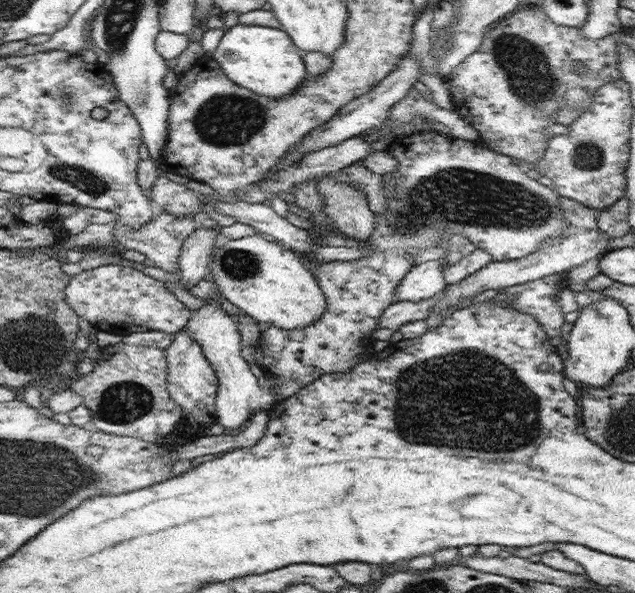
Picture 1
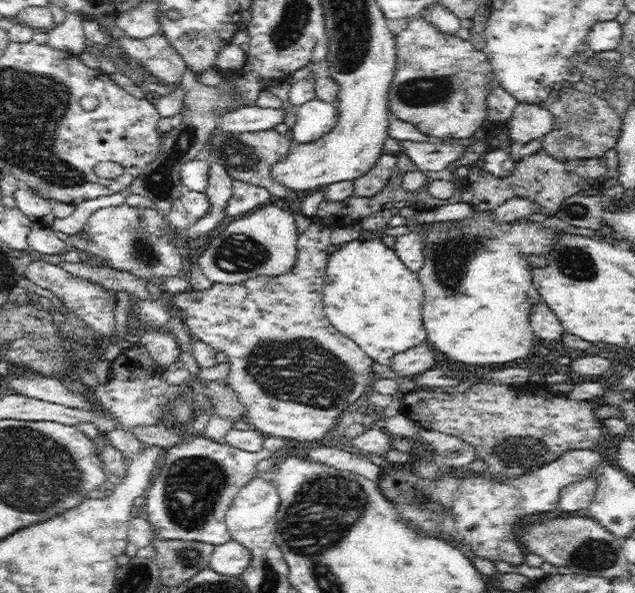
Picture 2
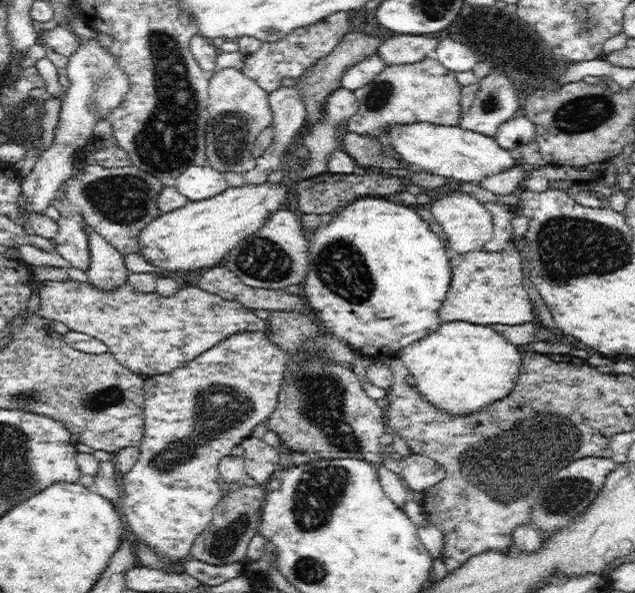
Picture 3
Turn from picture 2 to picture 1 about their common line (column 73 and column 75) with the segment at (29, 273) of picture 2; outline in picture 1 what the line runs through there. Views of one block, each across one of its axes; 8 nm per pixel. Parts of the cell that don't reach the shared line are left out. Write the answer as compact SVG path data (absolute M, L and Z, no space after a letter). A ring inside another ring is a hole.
M116 262L74 275L68 281L65 295L74 312L83 316L98 331L121 335L134 331L164 331L175 334L183 330L192 311L162 281Z

